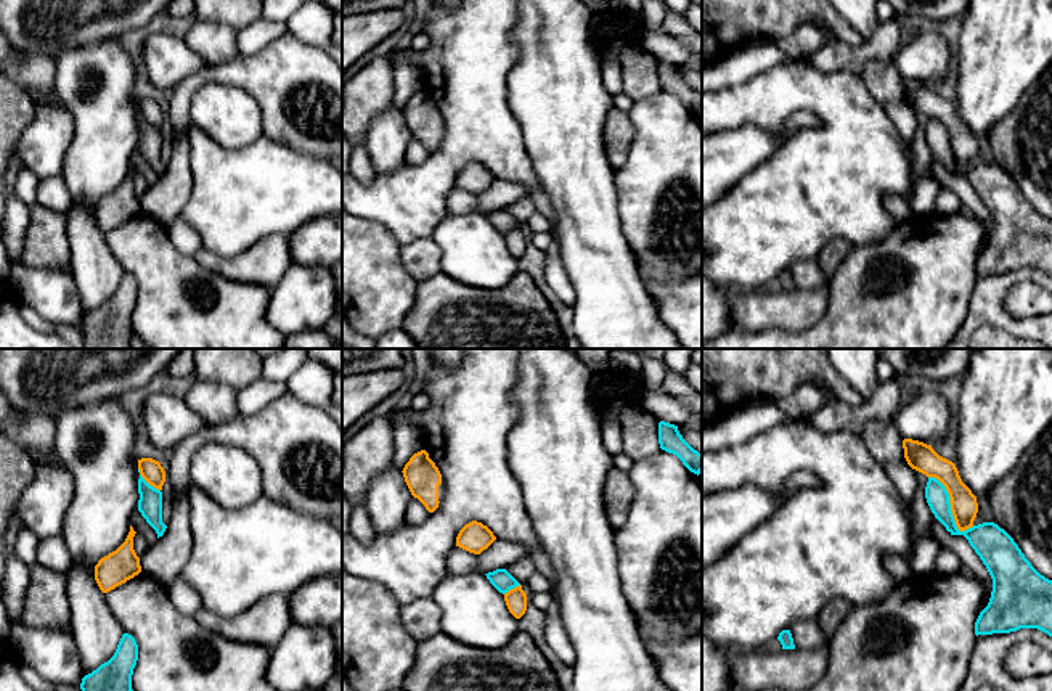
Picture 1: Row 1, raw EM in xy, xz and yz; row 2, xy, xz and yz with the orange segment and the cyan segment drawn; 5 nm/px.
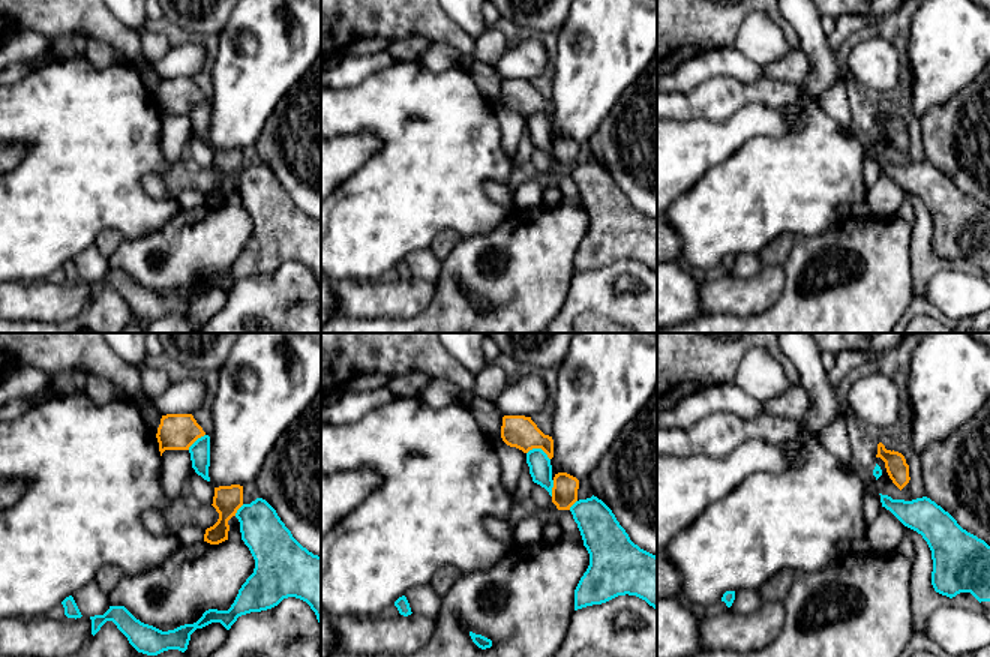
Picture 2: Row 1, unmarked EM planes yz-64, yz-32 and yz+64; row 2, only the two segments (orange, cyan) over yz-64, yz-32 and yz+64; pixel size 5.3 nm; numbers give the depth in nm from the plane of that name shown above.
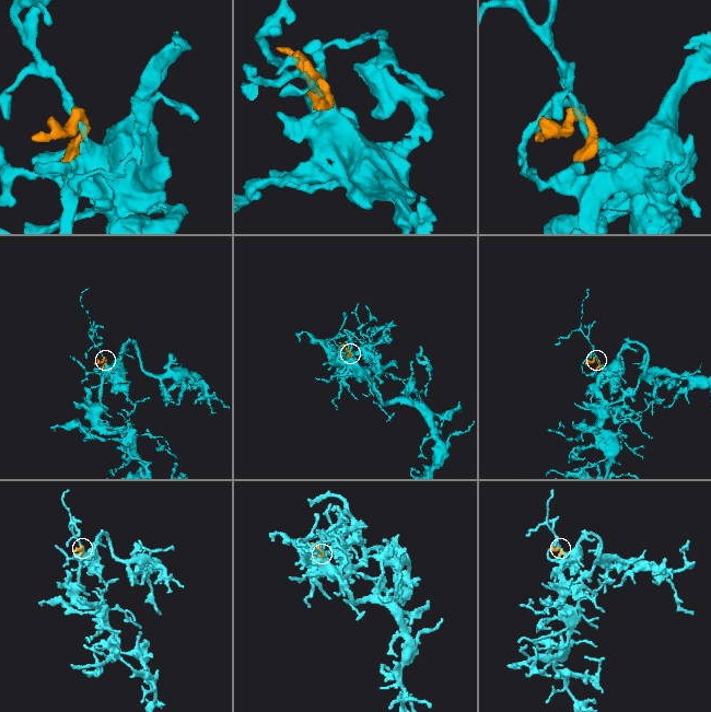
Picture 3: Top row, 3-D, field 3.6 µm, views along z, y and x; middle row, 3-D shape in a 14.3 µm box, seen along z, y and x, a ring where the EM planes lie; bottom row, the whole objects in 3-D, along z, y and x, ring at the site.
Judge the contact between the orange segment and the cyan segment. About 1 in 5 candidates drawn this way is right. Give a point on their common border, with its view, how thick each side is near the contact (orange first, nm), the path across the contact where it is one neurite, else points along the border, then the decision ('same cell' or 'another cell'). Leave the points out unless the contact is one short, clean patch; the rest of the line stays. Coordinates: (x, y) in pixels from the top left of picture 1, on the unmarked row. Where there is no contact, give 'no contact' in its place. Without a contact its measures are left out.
meets orange in yz at (951, 147); 140 nm thick on the orange side, 170 nm on the other; another cell

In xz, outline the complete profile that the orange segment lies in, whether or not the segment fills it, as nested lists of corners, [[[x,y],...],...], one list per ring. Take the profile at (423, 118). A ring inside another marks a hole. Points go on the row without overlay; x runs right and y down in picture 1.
[[[426,90],[414,93],[403,108],[405,122],[414,138],[418,138],[429,153],[438,148],[438,125],[442,114]]]

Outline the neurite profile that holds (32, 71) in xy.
[[[0,29],[0,72],[29,92],[34,101],[53,103],[47,95],[55,88],[55,59],[31,50],[14,48]]]

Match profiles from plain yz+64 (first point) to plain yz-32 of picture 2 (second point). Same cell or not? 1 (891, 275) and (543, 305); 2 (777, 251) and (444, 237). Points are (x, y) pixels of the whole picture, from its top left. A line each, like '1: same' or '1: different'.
1: same
2: same

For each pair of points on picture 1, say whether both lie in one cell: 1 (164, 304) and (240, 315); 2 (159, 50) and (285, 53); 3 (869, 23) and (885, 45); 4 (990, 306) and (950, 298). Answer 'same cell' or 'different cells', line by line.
1: same cell
2: different cells
3: different cells
4: different cells

